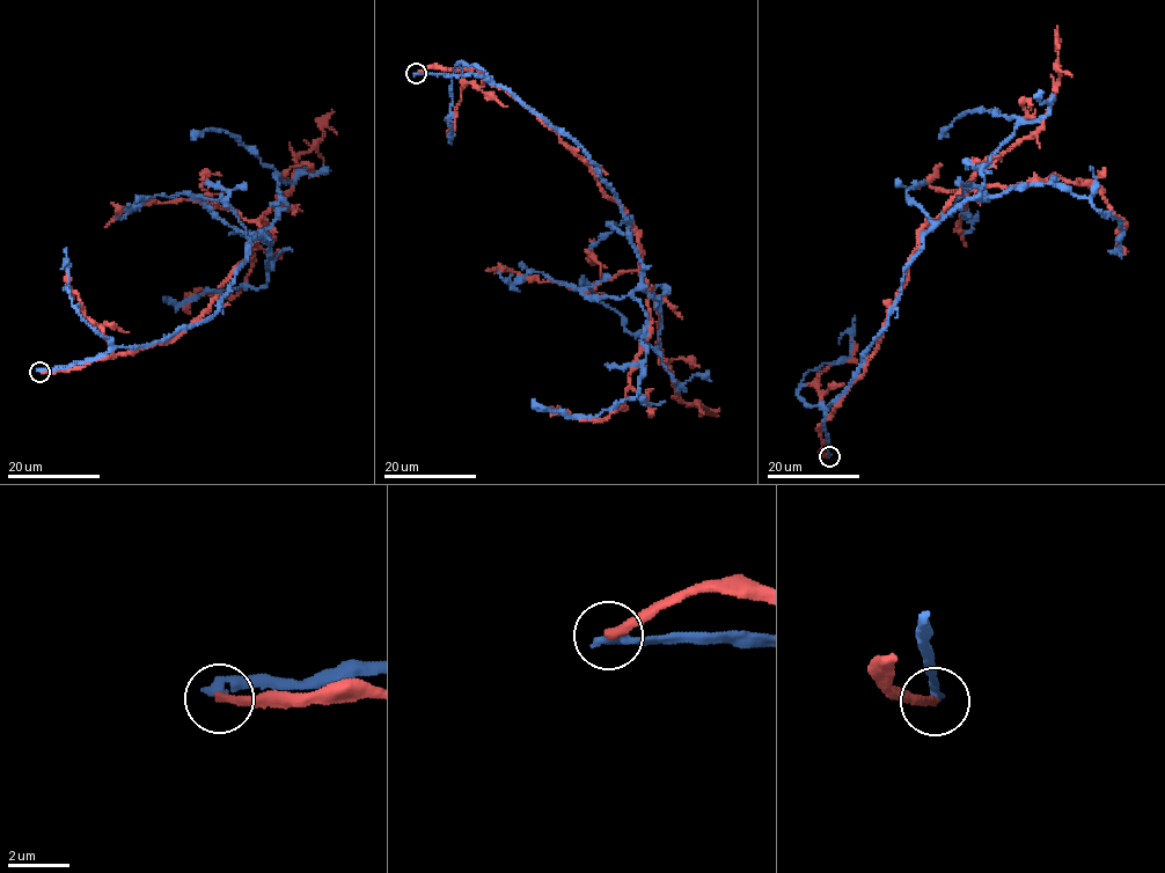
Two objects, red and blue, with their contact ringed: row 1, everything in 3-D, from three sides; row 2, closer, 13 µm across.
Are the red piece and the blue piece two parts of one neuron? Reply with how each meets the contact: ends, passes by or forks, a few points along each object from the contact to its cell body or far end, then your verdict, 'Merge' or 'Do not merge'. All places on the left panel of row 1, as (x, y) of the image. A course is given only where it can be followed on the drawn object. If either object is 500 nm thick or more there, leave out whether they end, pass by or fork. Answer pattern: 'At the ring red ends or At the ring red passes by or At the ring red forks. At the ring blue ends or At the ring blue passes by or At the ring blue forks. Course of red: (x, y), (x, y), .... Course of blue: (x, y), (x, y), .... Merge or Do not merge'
At the ring red ends. At the ring blue ends. Course of red: (39, 372), (169, 342), (247, 256), (263, 219), (272, 240), (255, 237), (235, 295), (189, 294), (189, 313). Course of blue: (39, 371), (196, 325), (219, 308), (262, 232), (253, 234), (270, 237), (264, 287), (163, 298). Do not merge

